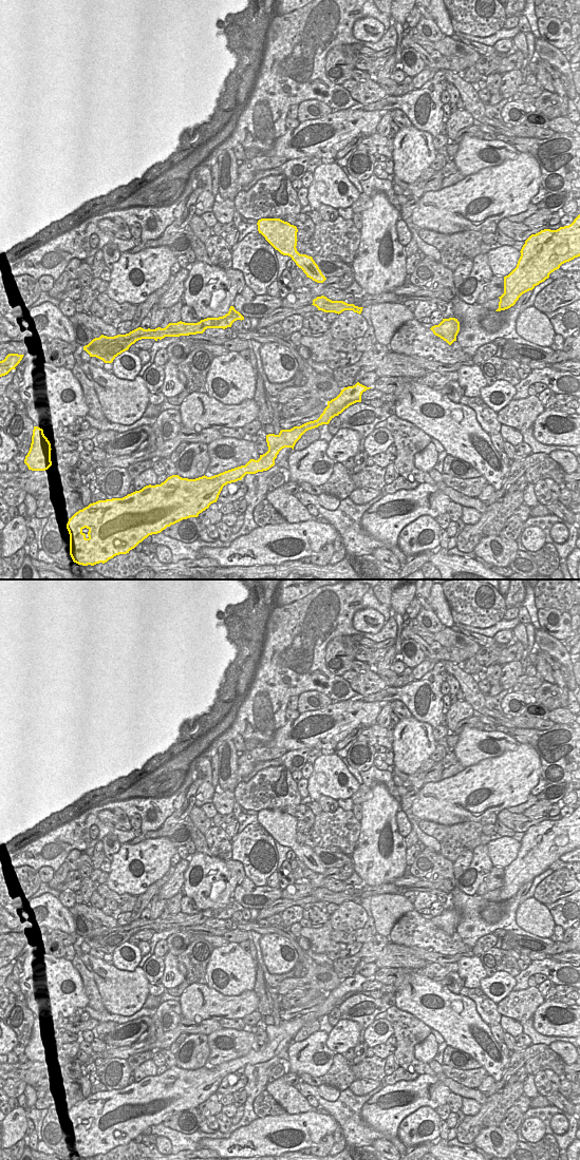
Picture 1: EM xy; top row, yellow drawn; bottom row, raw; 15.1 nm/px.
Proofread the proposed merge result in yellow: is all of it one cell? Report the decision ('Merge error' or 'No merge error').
Merge error.

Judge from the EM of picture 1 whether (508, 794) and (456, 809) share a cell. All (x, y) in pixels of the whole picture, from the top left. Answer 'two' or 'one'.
one

